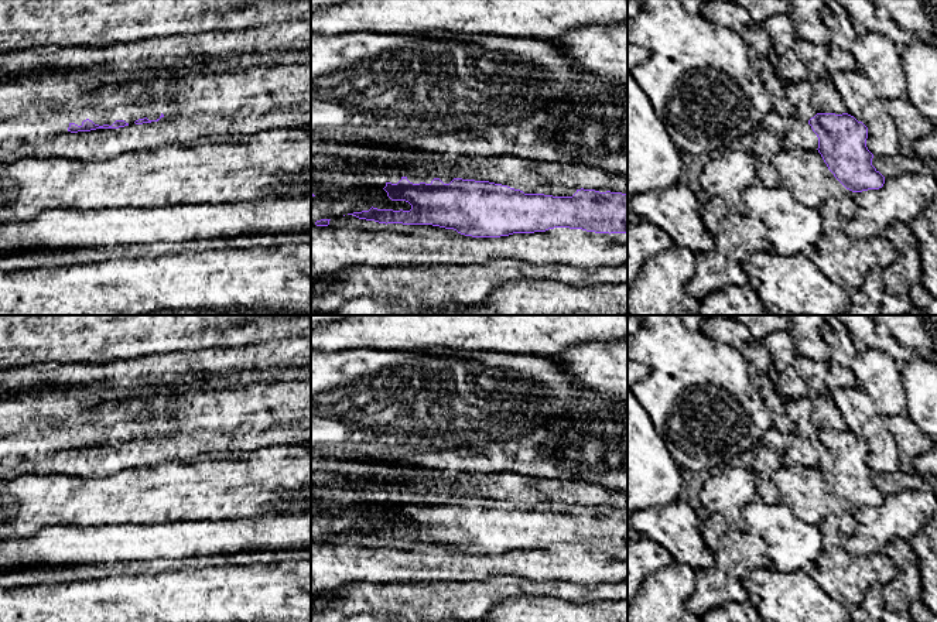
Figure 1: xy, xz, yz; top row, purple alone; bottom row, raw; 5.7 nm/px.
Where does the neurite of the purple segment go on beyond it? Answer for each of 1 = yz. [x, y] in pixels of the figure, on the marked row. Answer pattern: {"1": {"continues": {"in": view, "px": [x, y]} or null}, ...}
{"1": {"continues": null}}

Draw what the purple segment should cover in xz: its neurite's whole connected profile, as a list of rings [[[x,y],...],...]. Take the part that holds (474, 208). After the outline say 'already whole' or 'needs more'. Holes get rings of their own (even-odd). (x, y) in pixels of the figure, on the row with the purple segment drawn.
[[[401,177],[397,184],[386,182],[383,188],[391,201],[406,201],[411,205],[410,211],[393,211],[370,208],[369,211],[353,212],[359,219],[375,221],[379,223],[403,223],[403,225],[432,225],[445,229],[454,229],[461,235],[472,237],[500,237],[513,233],[546,232],[554,228],[582,229],[595,233],[627,233],[627,194],[622,192],[599,192],[595,189],[577,189],[572,196],[553,196],[544,194],[524,194],[520,189],[489,181],[475,181],[454,178],[449,184],[444,184],[440,178],[434,178],[430,184],[413,184],[407,177]]] | already whole

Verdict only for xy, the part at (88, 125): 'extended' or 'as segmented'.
as segmented

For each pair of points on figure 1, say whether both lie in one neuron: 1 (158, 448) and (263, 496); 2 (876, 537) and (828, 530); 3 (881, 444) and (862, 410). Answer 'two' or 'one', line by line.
1: two
2: two
3: one

